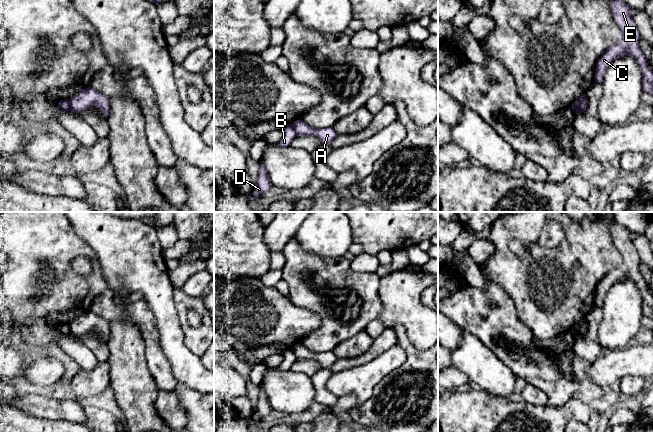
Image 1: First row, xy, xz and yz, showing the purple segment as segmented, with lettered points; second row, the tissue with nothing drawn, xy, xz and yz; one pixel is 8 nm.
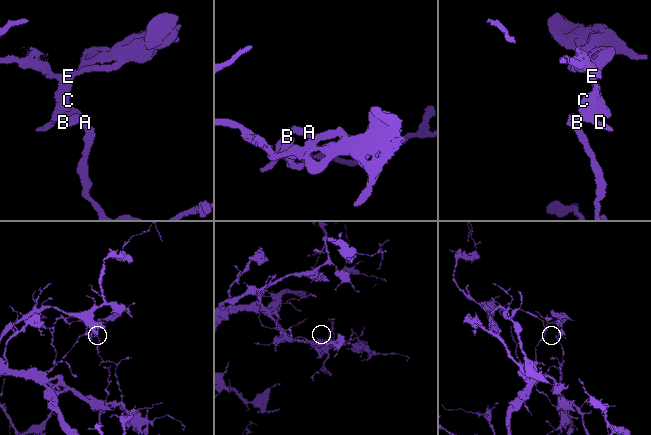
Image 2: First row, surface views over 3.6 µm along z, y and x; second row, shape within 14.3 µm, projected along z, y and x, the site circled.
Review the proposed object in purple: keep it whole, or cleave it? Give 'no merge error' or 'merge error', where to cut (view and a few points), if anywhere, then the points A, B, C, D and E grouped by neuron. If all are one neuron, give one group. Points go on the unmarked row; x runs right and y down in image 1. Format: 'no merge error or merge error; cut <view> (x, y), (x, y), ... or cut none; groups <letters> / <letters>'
merge error; cut yz (586, 321), (581, 327), (579, 334); groups A / B C D E

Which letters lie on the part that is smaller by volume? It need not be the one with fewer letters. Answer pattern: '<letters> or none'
B, C, D, E

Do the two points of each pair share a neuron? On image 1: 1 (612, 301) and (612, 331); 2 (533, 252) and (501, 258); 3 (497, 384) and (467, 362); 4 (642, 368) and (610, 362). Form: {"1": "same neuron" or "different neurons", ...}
{"1": "same neuron", "2": "same neuron", "3": "same neuron", "4": "same neuron"}

